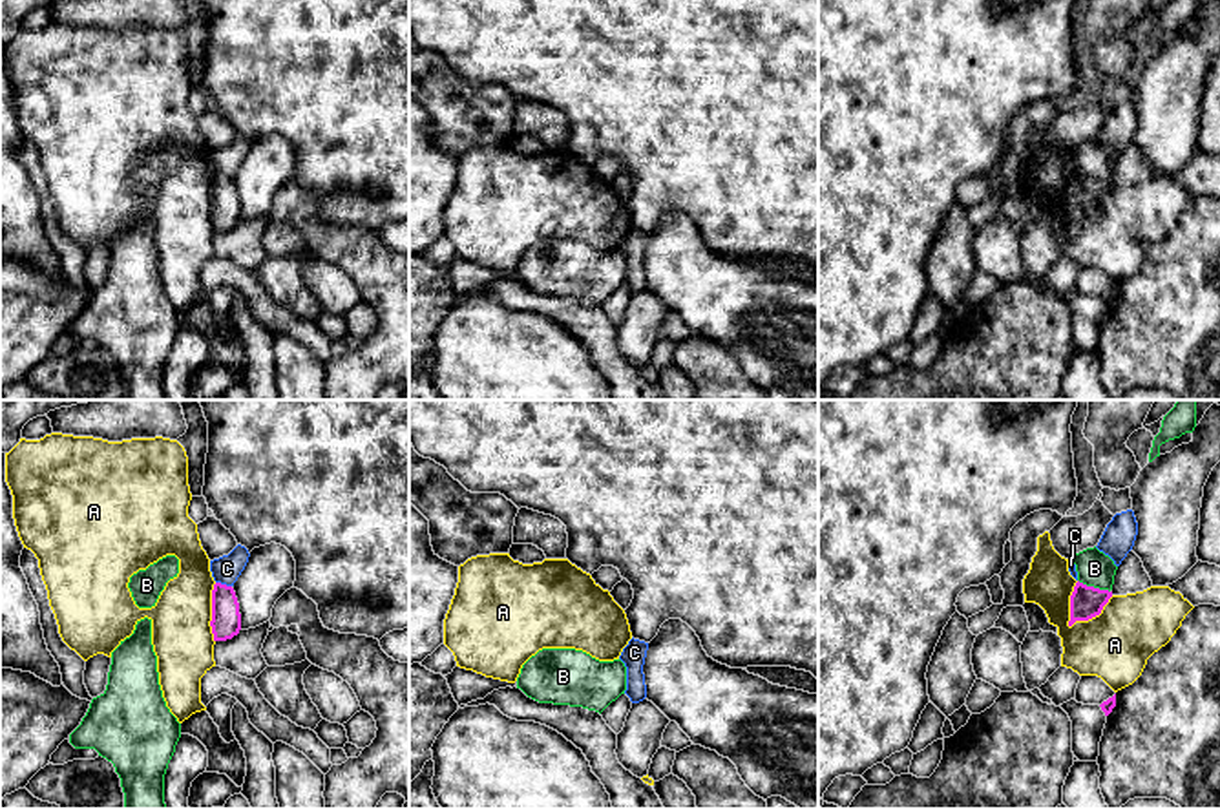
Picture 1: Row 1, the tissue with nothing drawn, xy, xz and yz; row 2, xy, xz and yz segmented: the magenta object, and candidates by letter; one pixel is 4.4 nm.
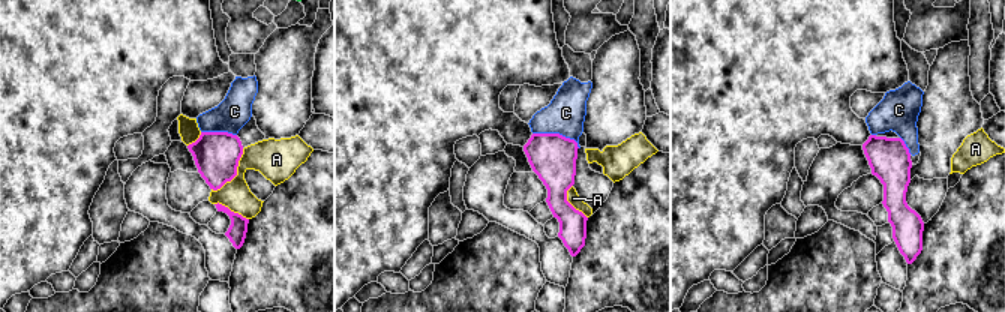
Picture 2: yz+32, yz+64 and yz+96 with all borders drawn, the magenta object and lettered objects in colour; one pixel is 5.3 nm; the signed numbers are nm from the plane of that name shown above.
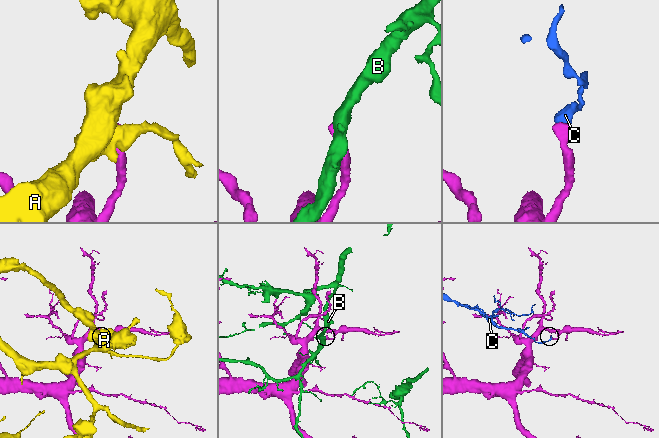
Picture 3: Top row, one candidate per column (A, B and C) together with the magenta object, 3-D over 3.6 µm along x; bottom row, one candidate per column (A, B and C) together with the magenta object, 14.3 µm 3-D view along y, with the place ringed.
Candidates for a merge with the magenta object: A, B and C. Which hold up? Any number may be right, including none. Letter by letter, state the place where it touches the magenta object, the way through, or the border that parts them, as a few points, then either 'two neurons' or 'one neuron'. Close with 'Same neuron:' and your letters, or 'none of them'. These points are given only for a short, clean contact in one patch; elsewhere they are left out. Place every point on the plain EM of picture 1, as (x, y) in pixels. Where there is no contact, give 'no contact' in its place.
A: yz (1091, 209) | two neurons
B: yz (1093, 178) | along yz (1078, 170), (1109, 183) | two neurons
C: xy (223, 176) | along xy (216, 172), (231, 178) | two neurons
Same neuron: none of them

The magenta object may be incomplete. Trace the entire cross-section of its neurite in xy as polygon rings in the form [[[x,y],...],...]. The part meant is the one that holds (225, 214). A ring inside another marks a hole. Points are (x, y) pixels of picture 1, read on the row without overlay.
[[[216,173],[212,181],[212,225],[214,232],[226,232],[239,225],[241,205],[232,177]]]

